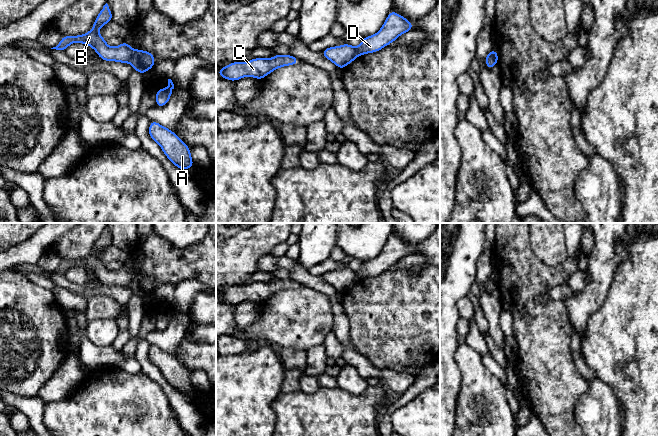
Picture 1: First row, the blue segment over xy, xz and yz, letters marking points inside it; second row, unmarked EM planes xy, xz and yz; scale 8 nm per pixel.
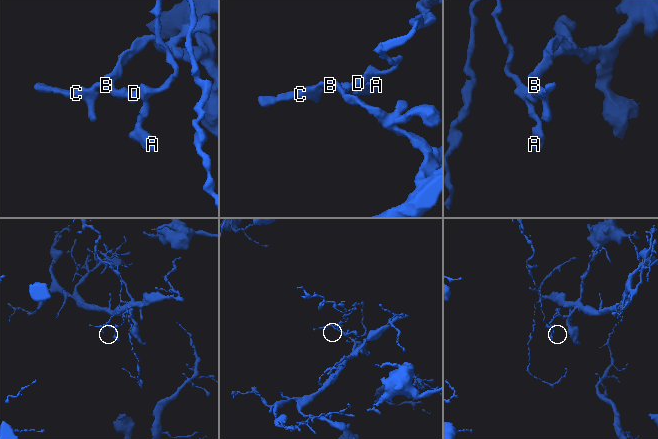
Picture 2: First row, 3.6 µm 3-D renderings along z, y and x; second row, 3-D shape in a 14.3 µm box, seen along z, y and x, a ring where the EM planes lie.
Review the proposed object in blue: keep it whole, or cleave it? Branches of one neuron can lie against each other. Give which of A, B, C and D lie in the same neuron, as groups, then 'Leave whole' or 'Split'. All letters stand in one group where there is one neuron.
Groups: A D / B C. Split

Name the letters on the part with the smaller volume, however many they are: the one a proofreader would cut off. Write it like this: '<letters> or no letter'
B, C

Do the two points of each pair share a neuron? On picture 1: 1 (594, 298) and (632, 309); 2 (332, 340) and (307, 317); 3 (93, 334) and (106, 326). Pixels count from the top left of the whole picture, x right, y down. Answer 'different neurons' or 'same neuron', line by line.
1: different neurons
2: different neurons
3: same neuron

